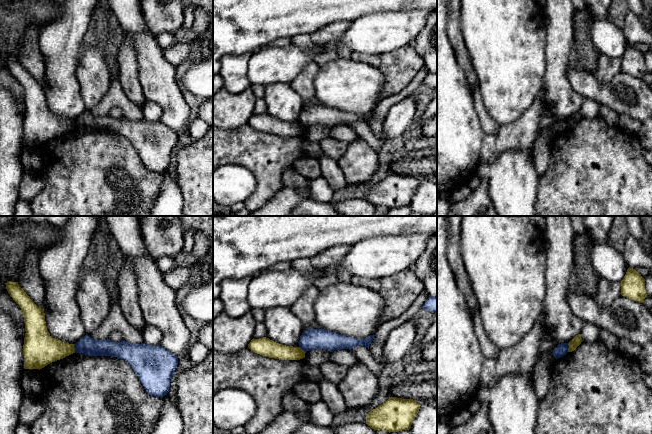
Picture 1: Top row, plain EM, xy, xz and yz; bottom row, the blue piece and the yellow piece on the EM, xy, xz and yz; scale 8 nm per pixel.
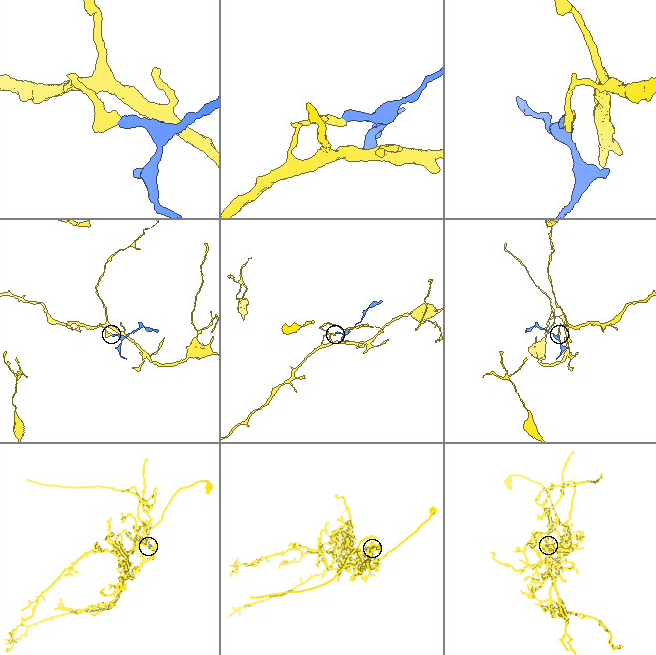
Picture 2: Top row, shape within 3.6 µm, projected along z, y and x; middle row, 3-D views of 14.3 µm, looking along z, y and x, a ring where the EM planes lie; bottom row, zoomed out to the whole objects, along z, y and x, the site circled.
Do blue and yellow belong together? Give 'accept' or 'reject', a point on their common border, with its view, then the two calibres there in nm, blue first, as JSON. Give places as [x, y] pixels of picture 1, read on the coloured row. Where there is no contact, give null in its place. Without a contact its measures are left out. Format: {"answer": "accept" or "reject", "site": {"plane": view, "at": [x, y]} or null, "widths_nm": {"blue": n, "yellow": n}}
{"answer": "reject", "site": {"plane": "yz", "at": [568, 347]}, "widths_nm": {"blue": 90, "yellow": 80}}

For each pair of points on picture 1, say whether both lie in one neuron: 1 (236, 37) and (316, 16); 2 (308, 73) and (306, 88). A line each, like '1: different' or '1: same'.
1: same
2: same

